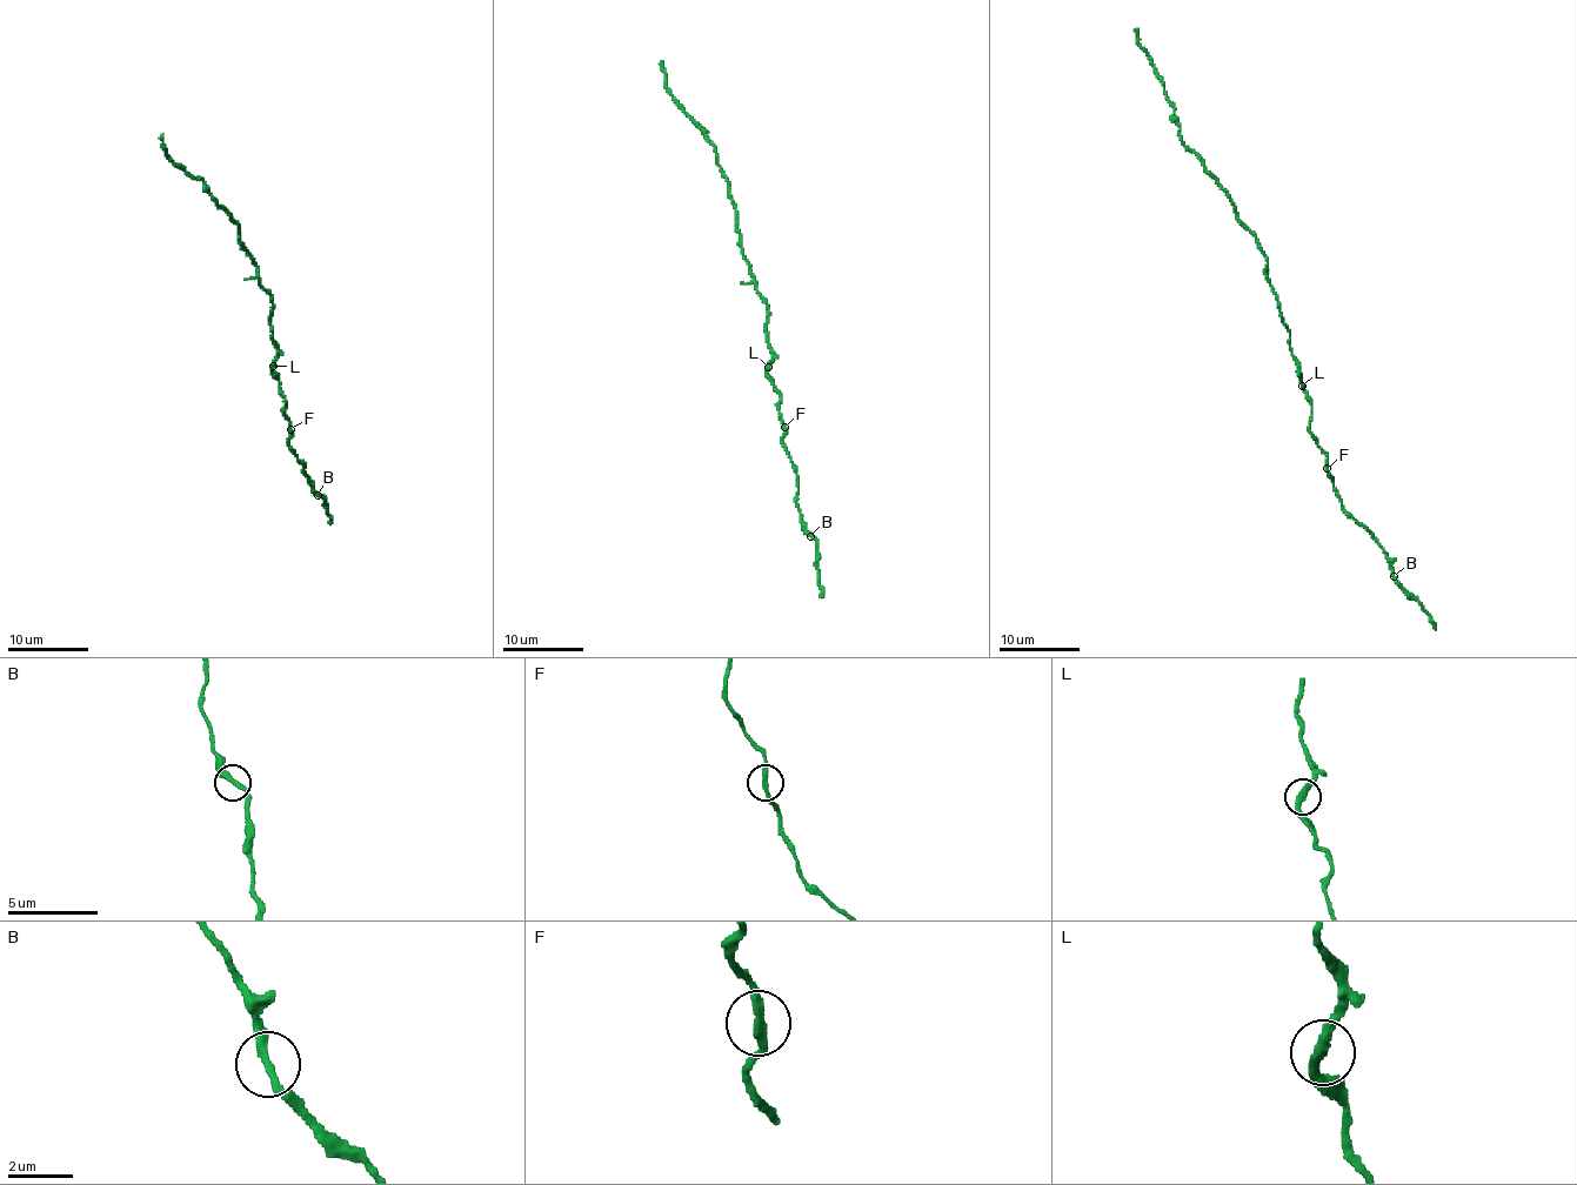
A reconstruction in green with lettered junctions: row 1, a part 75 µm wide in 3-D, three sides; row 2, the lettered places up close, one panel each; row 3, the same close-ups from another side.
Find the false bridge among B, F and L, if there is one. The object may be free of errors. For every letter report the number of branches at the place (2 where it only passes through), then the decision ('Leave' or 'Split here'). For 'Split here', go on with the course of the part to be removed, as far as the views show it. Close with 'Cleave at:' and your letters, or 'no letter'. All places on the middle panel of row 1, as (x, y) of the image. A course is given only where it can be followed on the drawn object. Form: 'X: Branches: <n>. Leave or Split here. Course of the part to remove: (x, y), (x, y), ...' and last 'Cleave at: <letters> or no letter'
B: Branches: 2. Leave
F: Branches: 2. Leave
L: Branches: 2. Leave
Cleave at: no letter

